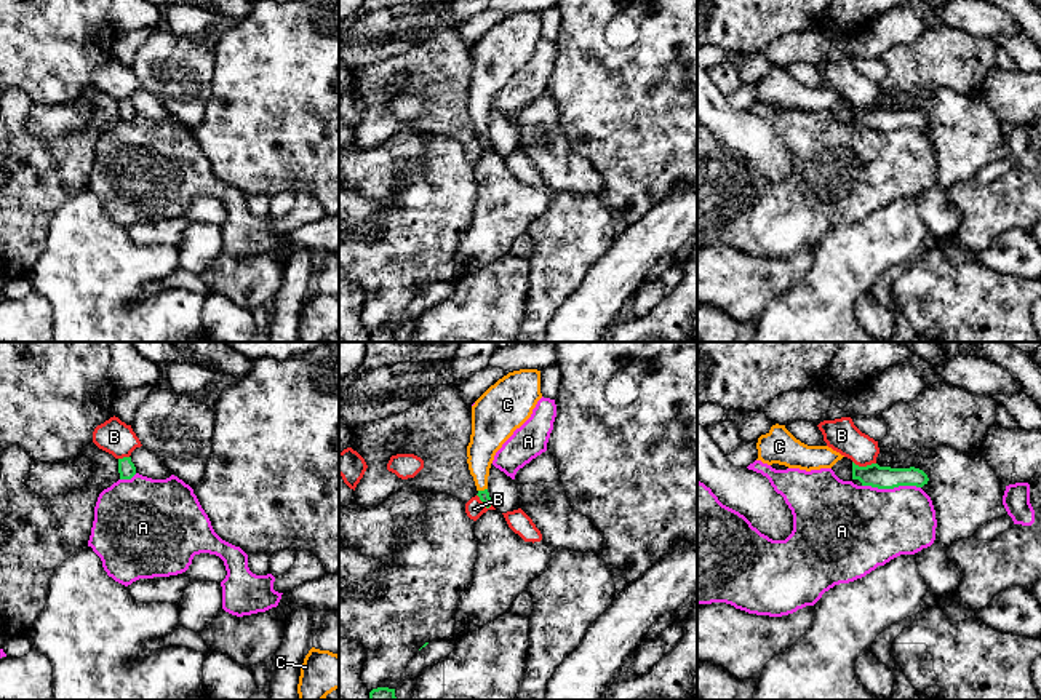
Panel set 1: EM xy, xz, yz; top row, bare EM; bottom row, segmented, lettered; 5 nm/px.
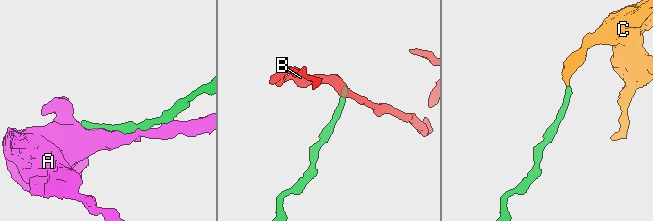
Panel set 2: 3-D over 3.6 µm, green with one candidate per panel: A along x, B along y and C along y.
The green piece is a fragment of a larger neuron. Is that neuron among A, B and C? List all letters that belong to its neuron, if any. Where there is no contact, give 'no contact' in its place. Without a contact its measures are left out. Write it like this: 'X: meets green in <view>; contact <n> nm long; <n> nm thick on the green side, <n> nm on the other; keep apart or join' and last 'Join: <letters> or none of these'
A: meets green in yz; contact 300 nm long; 120 nm thick on the green side, 420 nm on the other; keep apart
B: meets green in yz; contact 120 nm long; 120 nm thick on the green side, 170 nm on the other; keep apart
C: meets green in xz; contact 50 nm long; 50 nm thick on the green side, 160 nm on the other; join
Join: C

